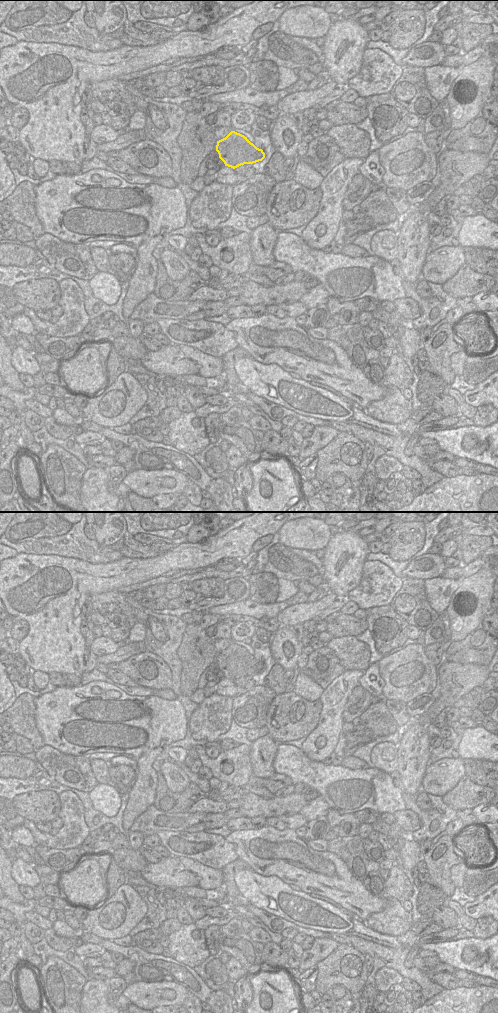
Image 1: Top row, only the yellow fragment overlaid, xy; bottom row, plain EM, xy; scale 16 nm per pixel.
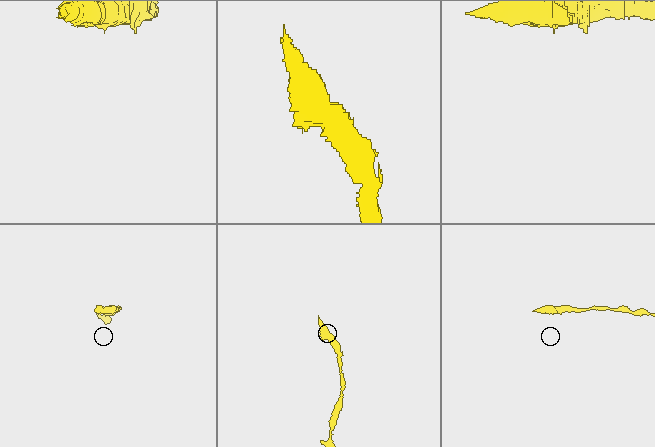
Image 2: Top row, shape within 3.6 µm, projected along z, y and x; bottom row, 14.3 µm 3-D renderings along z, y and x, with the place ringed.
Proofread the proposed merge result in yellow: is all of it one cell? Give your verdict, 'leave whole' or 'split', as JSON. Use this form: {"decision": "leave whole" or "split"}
{"decision": "split"}

